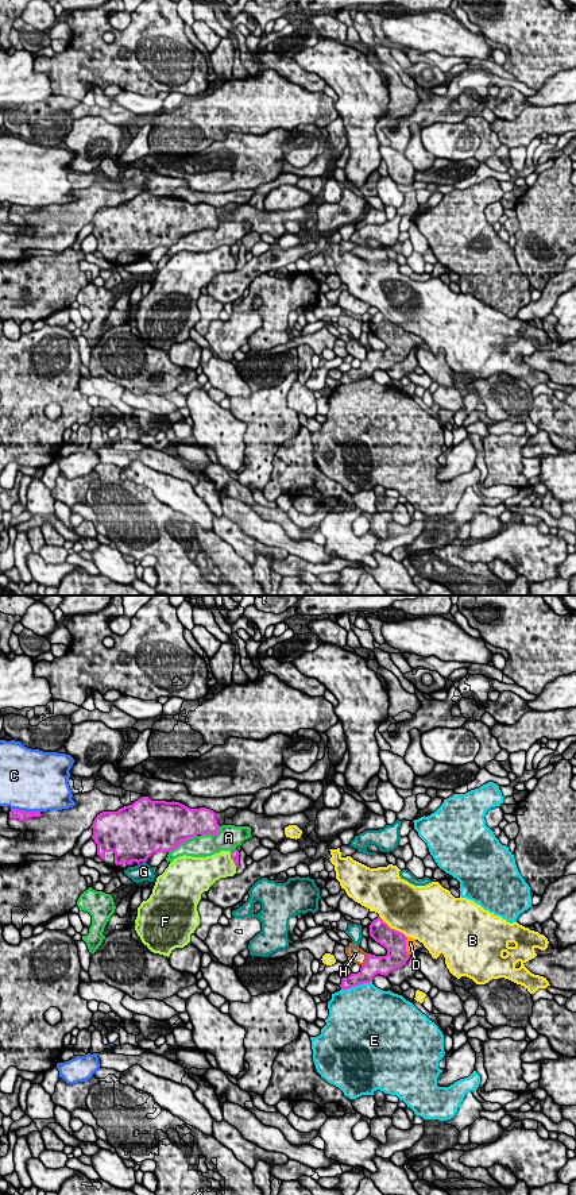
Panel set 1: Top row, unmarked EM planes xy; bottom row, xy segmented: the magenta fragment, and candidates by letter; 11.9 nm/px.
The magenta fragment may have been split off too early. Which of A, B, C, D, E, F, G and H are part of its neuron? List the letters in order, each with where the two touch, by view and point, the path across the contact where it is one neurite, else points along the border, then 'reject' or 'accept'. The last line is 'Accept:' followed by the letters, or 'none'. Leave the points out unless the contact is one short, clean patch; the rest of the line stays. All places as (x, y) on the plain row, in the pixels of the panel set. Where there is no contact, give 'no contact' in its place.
A: contact xy (182, 235); reject
B: contact xy (393, 324); reject
C: contact xy (24, 205); reject
D: contact xy (405, 342); way xy (394, 336), (405, 342), (410, 338); accept
E: contact xy (356, 380); reject
F: contact xy (234, 255); reject
G: no contact; reject
H: contact xy (367, 355); reject
Accept: D

